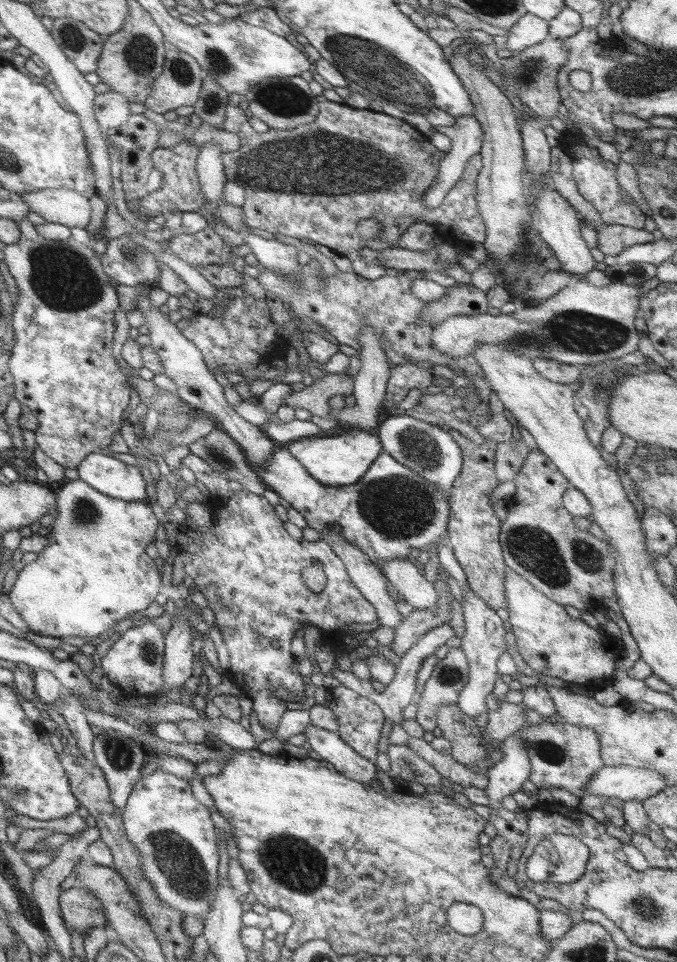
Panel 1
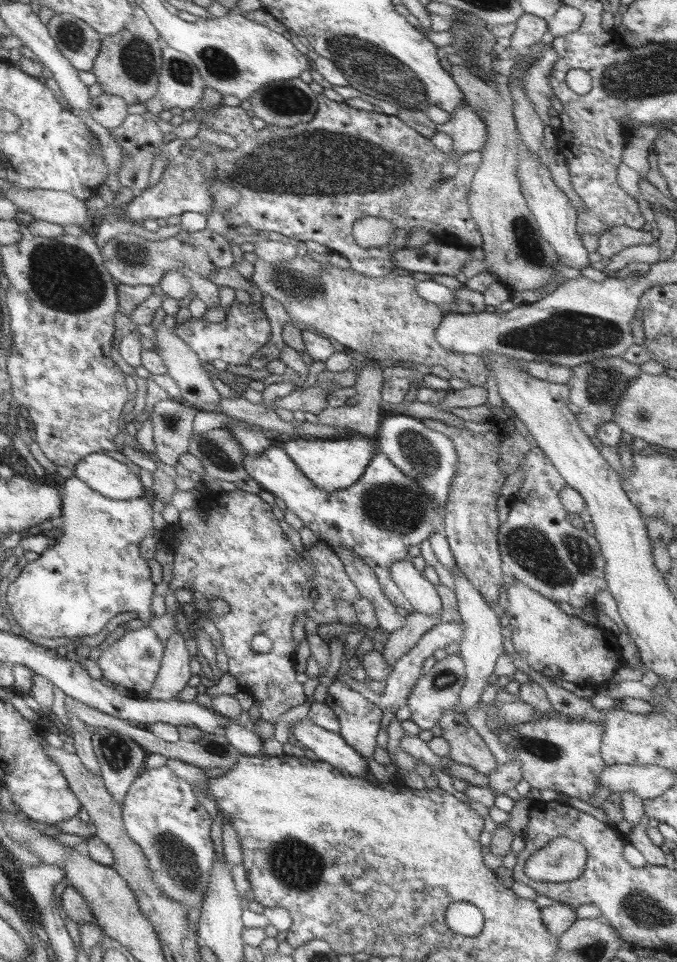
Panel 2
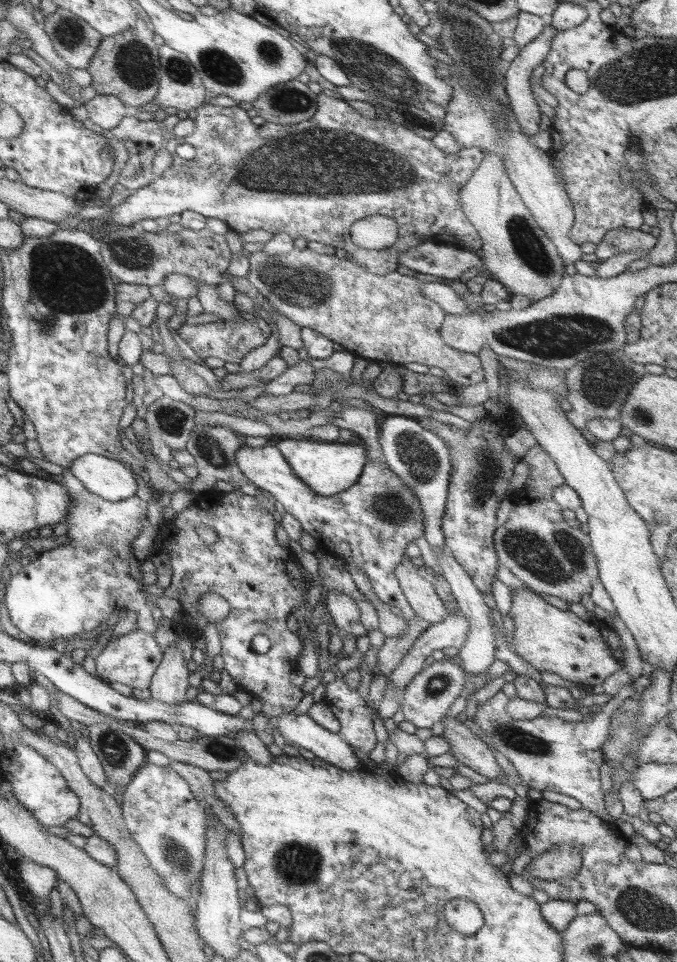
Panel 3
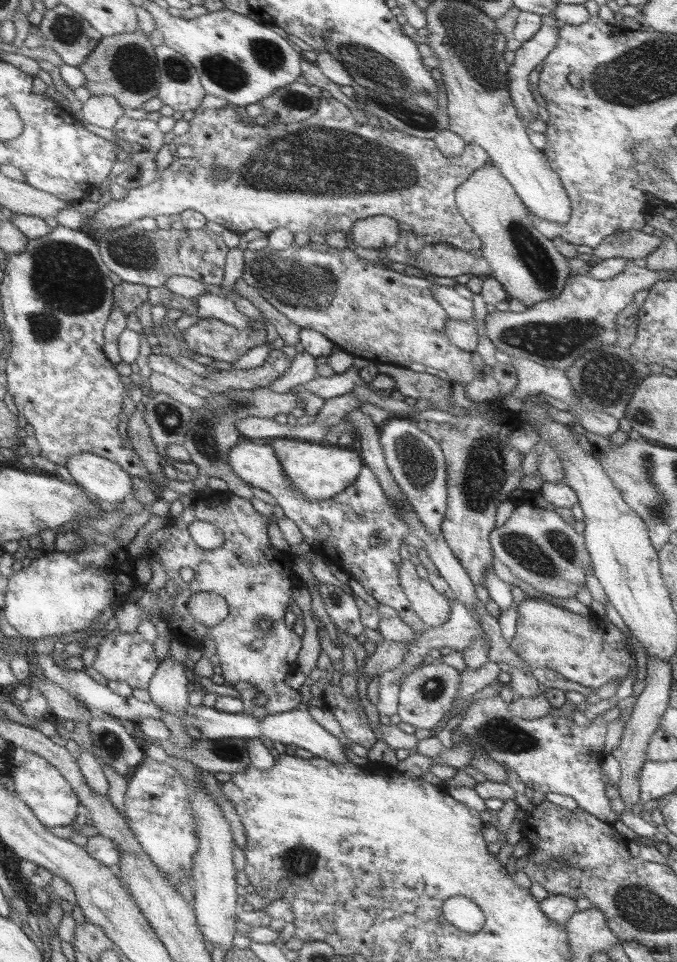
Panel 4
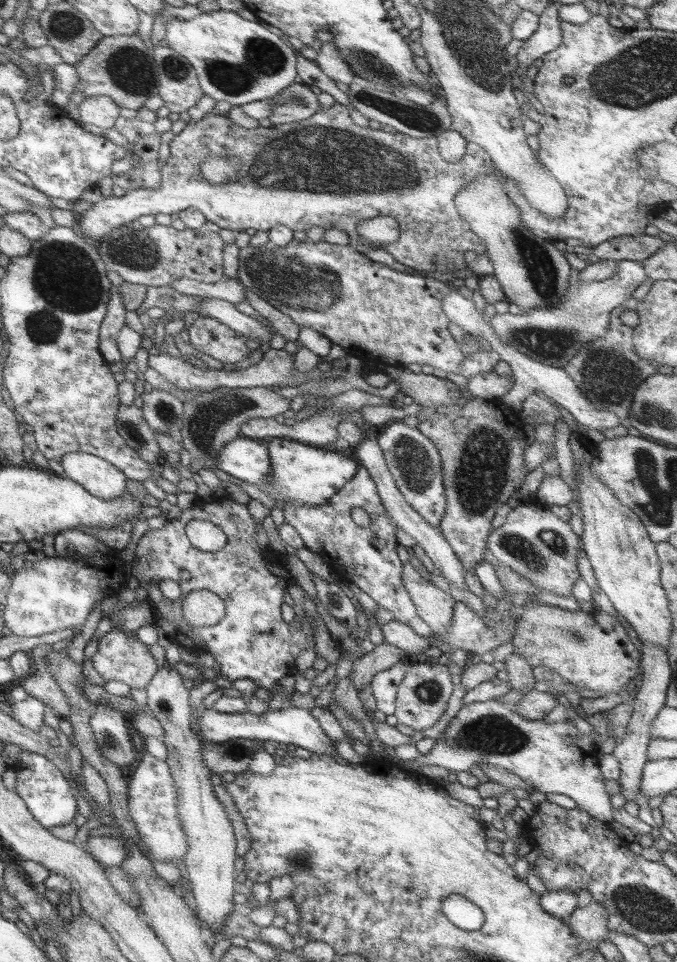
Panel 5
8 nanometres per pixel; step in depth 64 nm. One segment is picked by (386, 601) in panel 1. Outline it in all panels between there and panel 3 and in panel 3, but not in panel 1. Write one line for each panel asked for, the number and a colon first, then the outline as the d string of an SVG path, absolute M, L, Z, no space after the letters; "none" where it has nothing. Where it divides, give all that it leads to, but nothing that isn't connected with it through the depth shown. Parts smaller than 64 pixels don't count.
2: M337 548L335 554L341 560L347 578L351 580L351 584L355 586L359 596L365 598L365 602L373 604L379 630L383 630L385 634L393 634L393 632L401 630L401 626L405 624L405 618L399 616L395 612L395 608L379 592L379 584L377 584L375 576L369 572L369 568L365 568L365 564L345 548Z
3: M347 564L345 570L347 570L351 582L355 584L357 592L363 594L365 600L367 600L369 604L373 604L373 608L375 608L375 612L377 612L377 618L379 618L379 626L377 626L377 630L379 630L385 638L399 638L399 636L403 636L403 634L407 632L407 624L405 624L401 618L389 614L389 610L387 610L389 606L387 606L387 604L381 604L381 602L371 594L369 584L367 584L367 580L363 578L361 572L357 572L351 564Z

